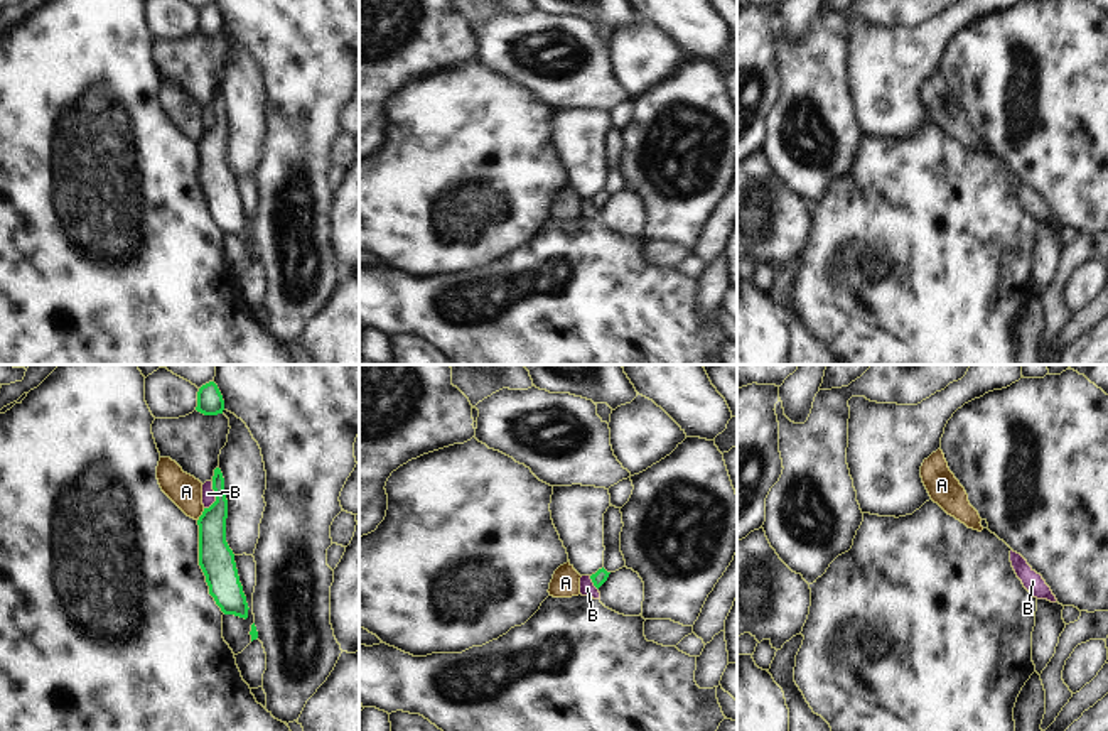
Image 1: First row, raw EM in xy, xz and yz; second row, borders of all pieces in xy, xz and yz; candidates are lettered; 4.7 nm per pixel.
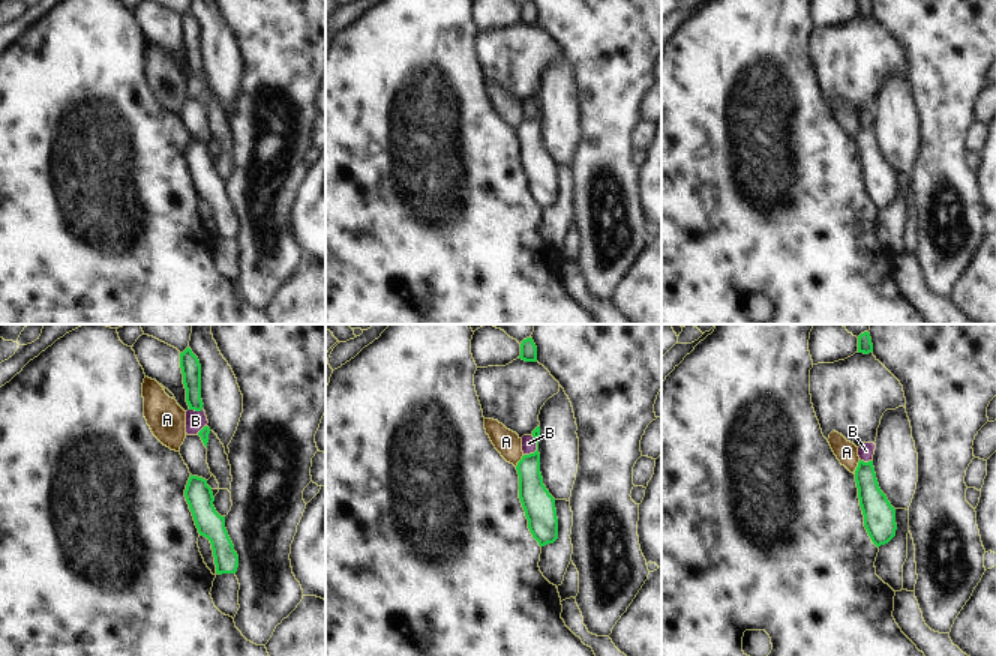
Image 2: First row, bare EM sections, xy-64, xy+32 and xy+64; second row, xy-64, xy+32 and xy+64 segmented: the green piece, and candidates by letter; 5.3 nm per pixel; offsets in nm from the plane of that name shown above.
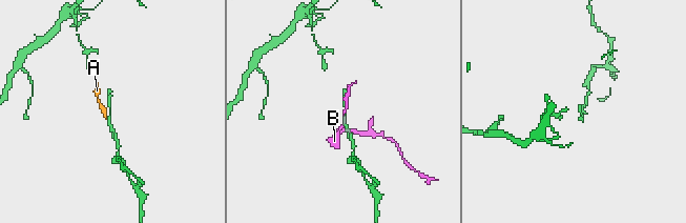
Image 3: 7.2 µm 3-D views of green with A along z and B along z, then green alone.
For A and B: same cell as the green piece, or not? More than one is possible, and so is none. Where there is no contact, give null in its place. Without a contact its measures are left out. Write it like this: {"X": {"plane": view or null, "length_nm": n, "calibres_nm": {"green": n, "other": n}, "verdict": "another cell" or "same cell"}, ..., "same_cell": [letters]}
{"A": {"plane": "xy", "length_nm": 70, "calibres_nm": {"green": 170, "other": 160}, "verdict": "another cell"}, "B": {"plane": "xy", "length_nm": 140, "calibres_nm": {"green": 140, "other": 60}, "verdict": "another cell"}, "same_cell": []}

